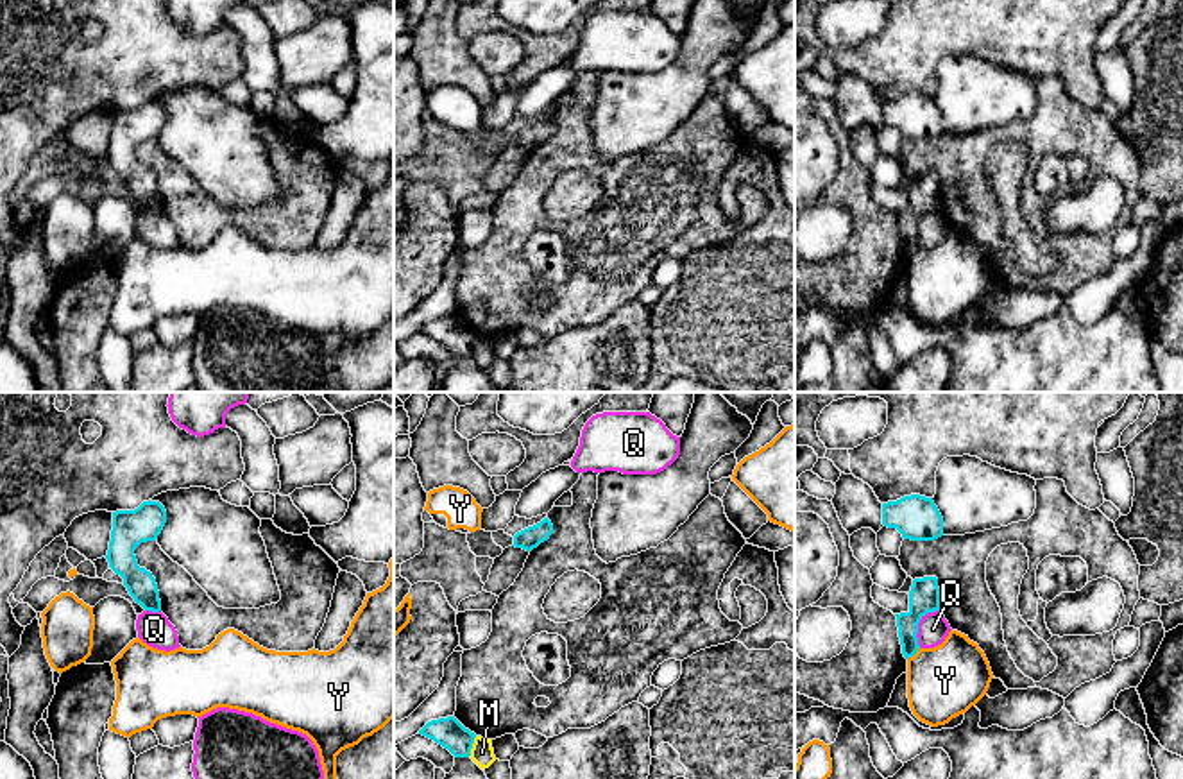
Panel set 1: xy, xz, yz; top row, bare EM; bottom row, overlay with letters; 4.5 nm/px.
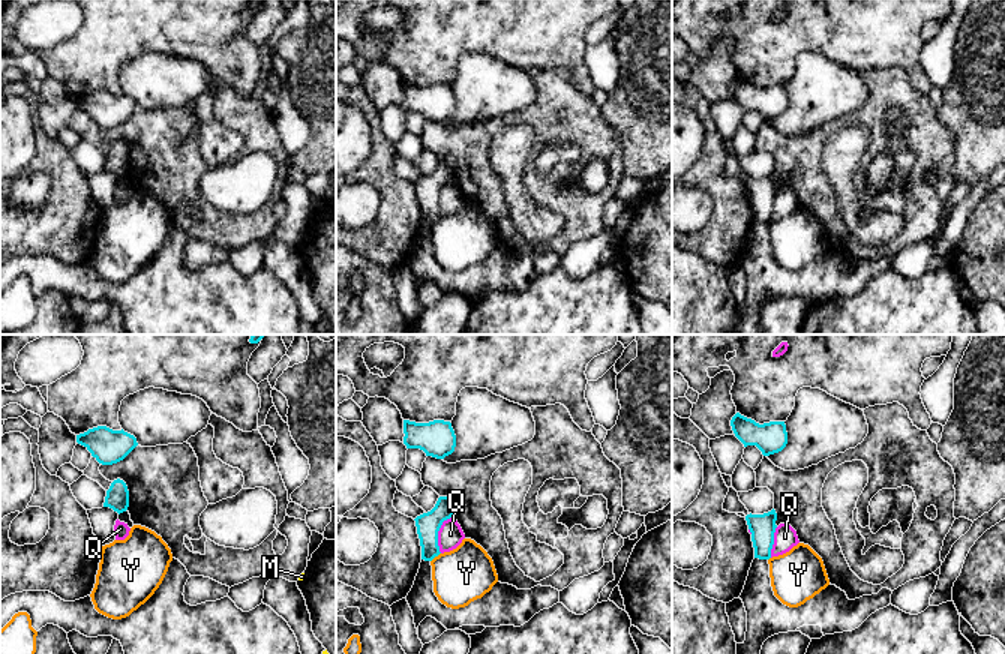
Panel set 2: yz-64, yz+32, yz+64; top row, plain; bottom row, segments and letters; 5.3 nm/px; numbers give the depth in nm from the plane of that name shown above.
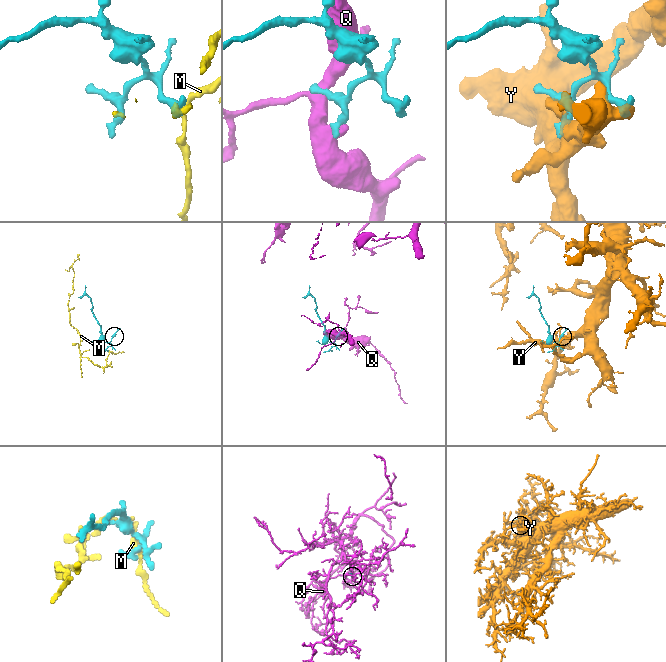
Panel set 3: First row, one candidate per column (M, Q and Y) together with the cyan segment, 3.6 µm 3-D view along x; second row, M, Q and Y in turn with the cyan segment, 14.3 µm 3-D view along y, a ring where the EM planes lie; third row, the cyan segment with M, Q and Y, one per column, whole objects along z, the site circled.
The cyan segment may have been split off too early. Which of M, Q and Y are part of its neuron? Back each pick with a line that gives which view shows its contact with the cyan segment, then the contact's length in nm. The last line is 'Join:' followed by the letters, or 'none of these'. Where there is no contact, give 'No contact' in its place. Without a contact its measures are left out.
Join: none of these

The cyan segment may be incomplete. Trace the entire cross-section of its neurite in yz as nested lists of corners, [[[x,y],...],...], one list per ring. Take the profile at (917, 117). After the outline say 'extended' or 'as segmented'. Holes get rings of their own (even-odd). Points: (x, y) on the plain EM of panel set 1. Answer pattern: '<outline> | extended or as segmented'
[[[920,93],[882,102],[882,124],[897,127],[904,138],[934,140],[943,134],[943,116],[932,97]]] | as segmented

